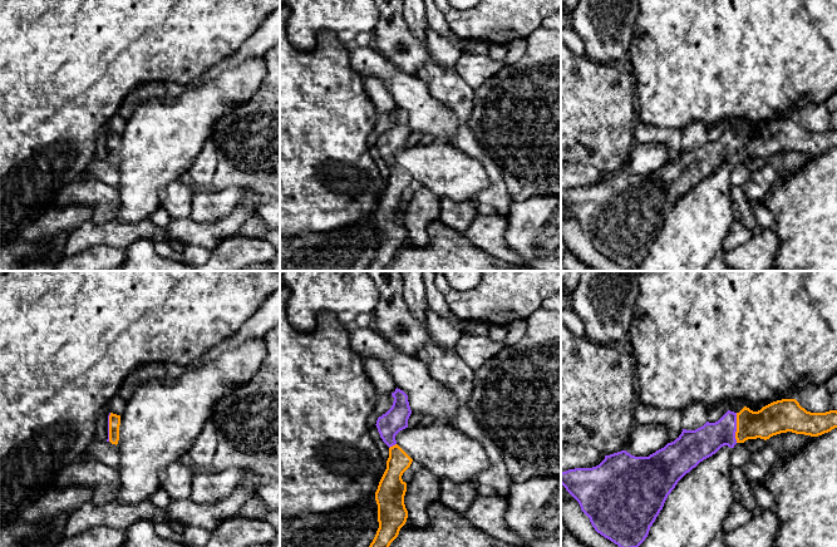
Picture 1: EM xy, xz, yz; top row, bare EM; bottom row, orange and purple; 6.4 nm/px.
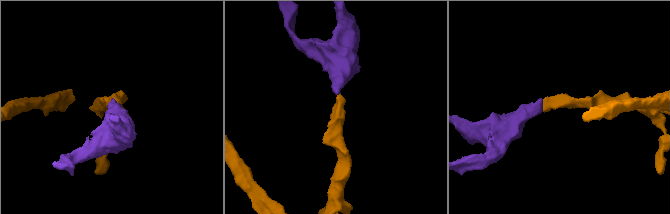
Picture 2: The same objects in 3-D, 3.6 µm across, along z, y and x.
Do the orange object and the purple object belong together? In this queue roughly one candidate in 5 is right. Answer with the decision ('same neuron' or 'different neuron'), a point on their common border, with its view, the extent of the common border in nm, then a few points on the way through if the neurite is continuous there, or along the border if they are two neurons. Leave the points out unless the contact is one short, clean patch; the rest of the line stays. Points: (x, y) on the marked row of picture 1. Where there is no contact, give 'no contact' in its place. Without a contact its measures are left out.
same neuron; contact yz (737, 428); length 190 nm; way yz (774, 418), (763, 424), (737, 428), (713, 435), (702, 443)

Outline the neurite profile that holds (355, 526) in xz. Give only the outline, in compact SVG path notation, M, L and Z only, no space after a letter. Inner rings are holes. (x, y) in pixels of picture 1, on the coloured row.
M371 494L344 509L280 518L280 547L369 547L378 528L378 504Z

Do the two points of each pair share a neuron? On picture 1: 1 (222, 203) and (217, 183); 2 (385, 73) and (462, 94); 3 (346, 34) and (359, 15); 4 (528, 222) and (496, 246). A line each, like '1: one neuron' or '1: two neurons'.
1: two neurons
2: two neurons
3: one neuron
4: two neurons

